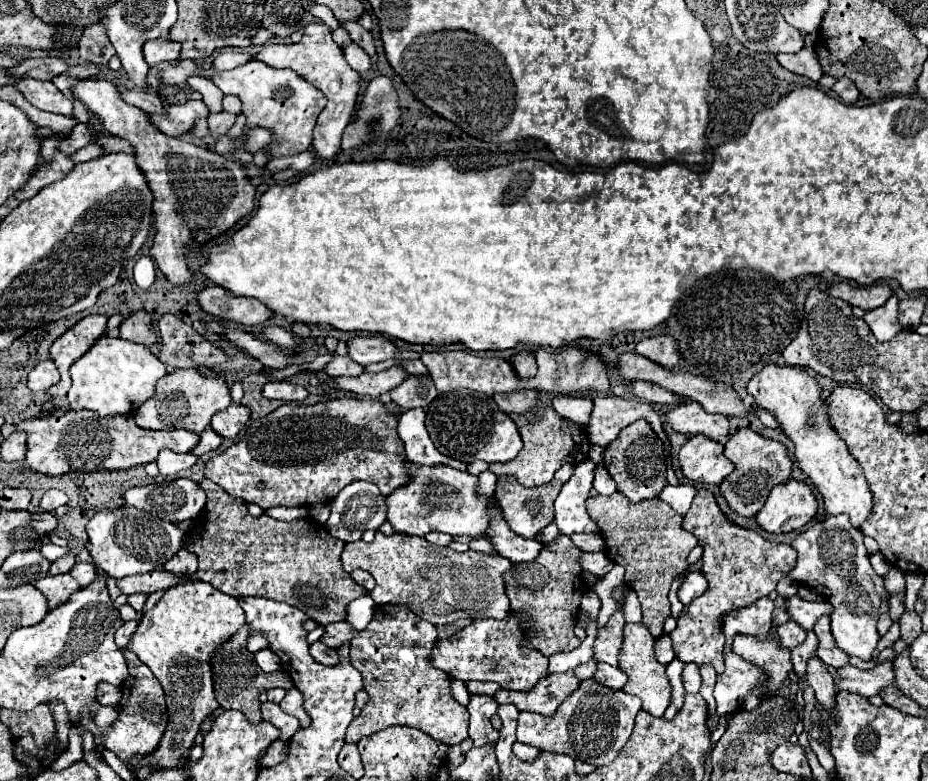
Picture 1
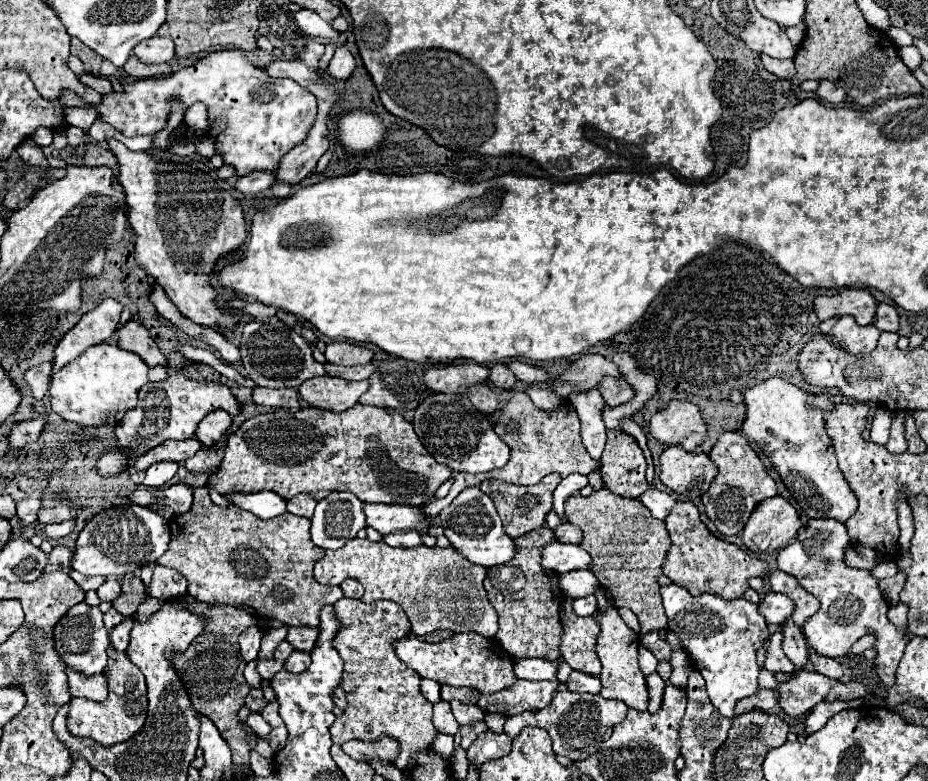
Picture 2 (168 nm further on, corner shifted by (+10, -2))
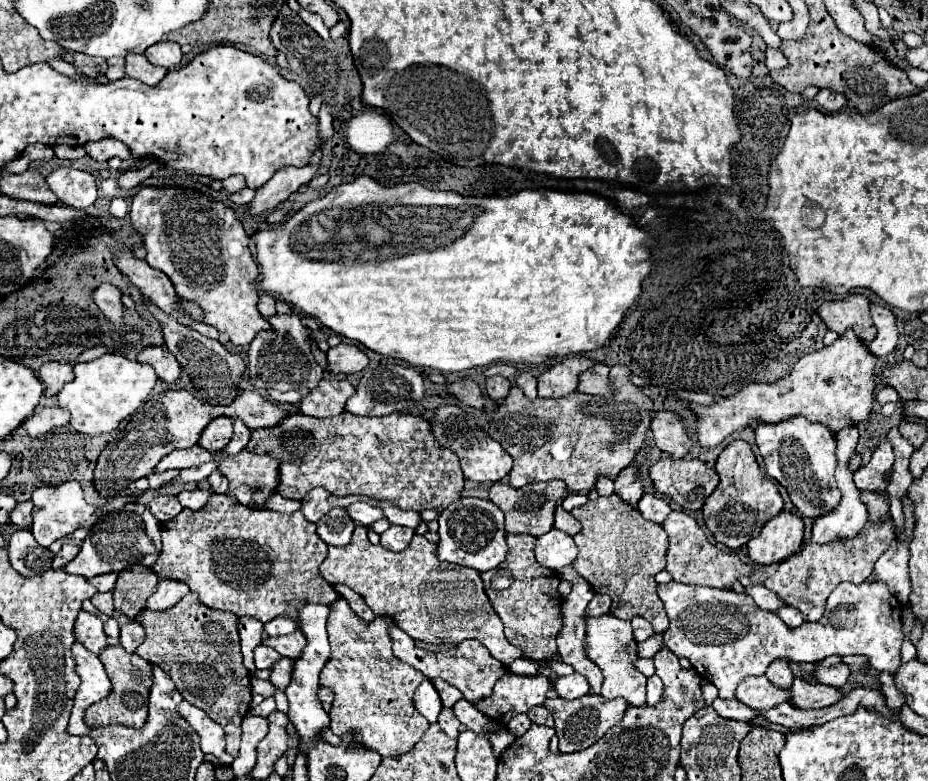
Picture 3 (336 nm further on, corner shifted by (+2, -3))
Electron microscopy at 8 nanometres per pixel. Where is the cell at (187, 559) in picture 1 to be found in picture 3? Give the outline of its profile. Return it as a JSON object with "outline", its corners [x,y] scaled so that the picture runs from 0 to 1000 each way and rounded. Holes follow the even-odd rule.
{"outline":[[[173,738],[167,761],[158,768],[158,778],[163,778],[163,781],[180,781],[204,758],[206,758],[204,750],[197,748],[195,743],[186,743],[186,740],[176,740]]]}

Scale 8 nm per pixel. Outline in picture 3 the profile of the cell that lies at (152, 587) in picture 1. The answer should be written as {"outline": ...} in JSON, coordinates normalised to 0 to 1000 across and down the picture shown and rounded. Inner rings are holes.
{"outline":[[[122,758],[102,761],[102,763],[98,766],[98,771],[100,771],[100,776],[102,776],[102,778],[107,778],[109,784],[113,784],[113,786],[122,789],[122,784],[124,784],[124,778],[122,778]]]}

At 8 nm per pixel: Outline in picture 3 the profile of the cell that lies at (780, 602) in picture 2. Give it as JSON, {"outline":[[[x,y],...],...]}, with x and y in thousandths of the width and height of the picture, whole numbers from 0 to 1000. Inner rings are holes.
{"outline":[[[809,748],[803,753],[805,761],[811,763],[814,773],[820,778],[820,781],[827,781],[827,784],[837,784],[839,778],[846,776],[844,768],[839,768],[839,763],[835,758],[831,758],[829,753],[824,750],[818,750],[818,748]]]}

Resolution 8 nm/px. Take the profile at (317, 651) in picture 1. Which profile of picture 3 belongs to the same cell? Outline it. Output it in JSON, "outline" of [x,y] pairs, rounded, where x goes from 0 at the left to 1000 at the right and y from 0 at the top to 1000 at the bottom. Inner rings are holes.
{"outline":[[[303,843],[303,845],[294,853],[294,860],[292,860],[292,868],[290,868],[290,871],[292,871],[300,882],[306,885],[311,873],[314,873],[316,850],[318,850],[318,845],[314,845],[314,843]]]}

